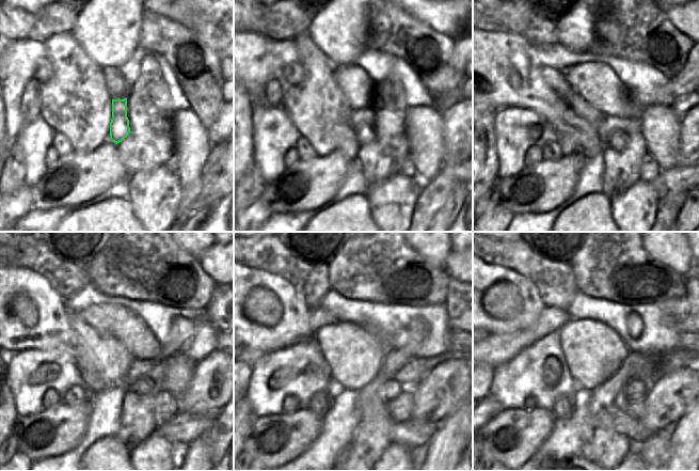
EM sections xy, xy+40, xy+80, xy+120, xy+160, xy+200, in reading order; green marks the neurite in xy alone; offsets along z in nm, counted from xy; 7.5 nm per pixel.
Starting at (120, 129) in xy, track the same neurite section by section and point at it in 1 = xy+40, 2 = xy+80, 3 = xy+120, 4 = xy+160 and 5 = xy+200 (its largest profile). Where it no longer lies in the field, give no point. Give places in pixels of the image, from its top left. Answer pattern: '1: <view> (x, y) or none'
1: xy+40 (362, 121)
2: xy+80 (612, 131)
3: xy+120 (136, 378)
4: xy+160 (391, 389)
5: xy+200 (633, 389)

